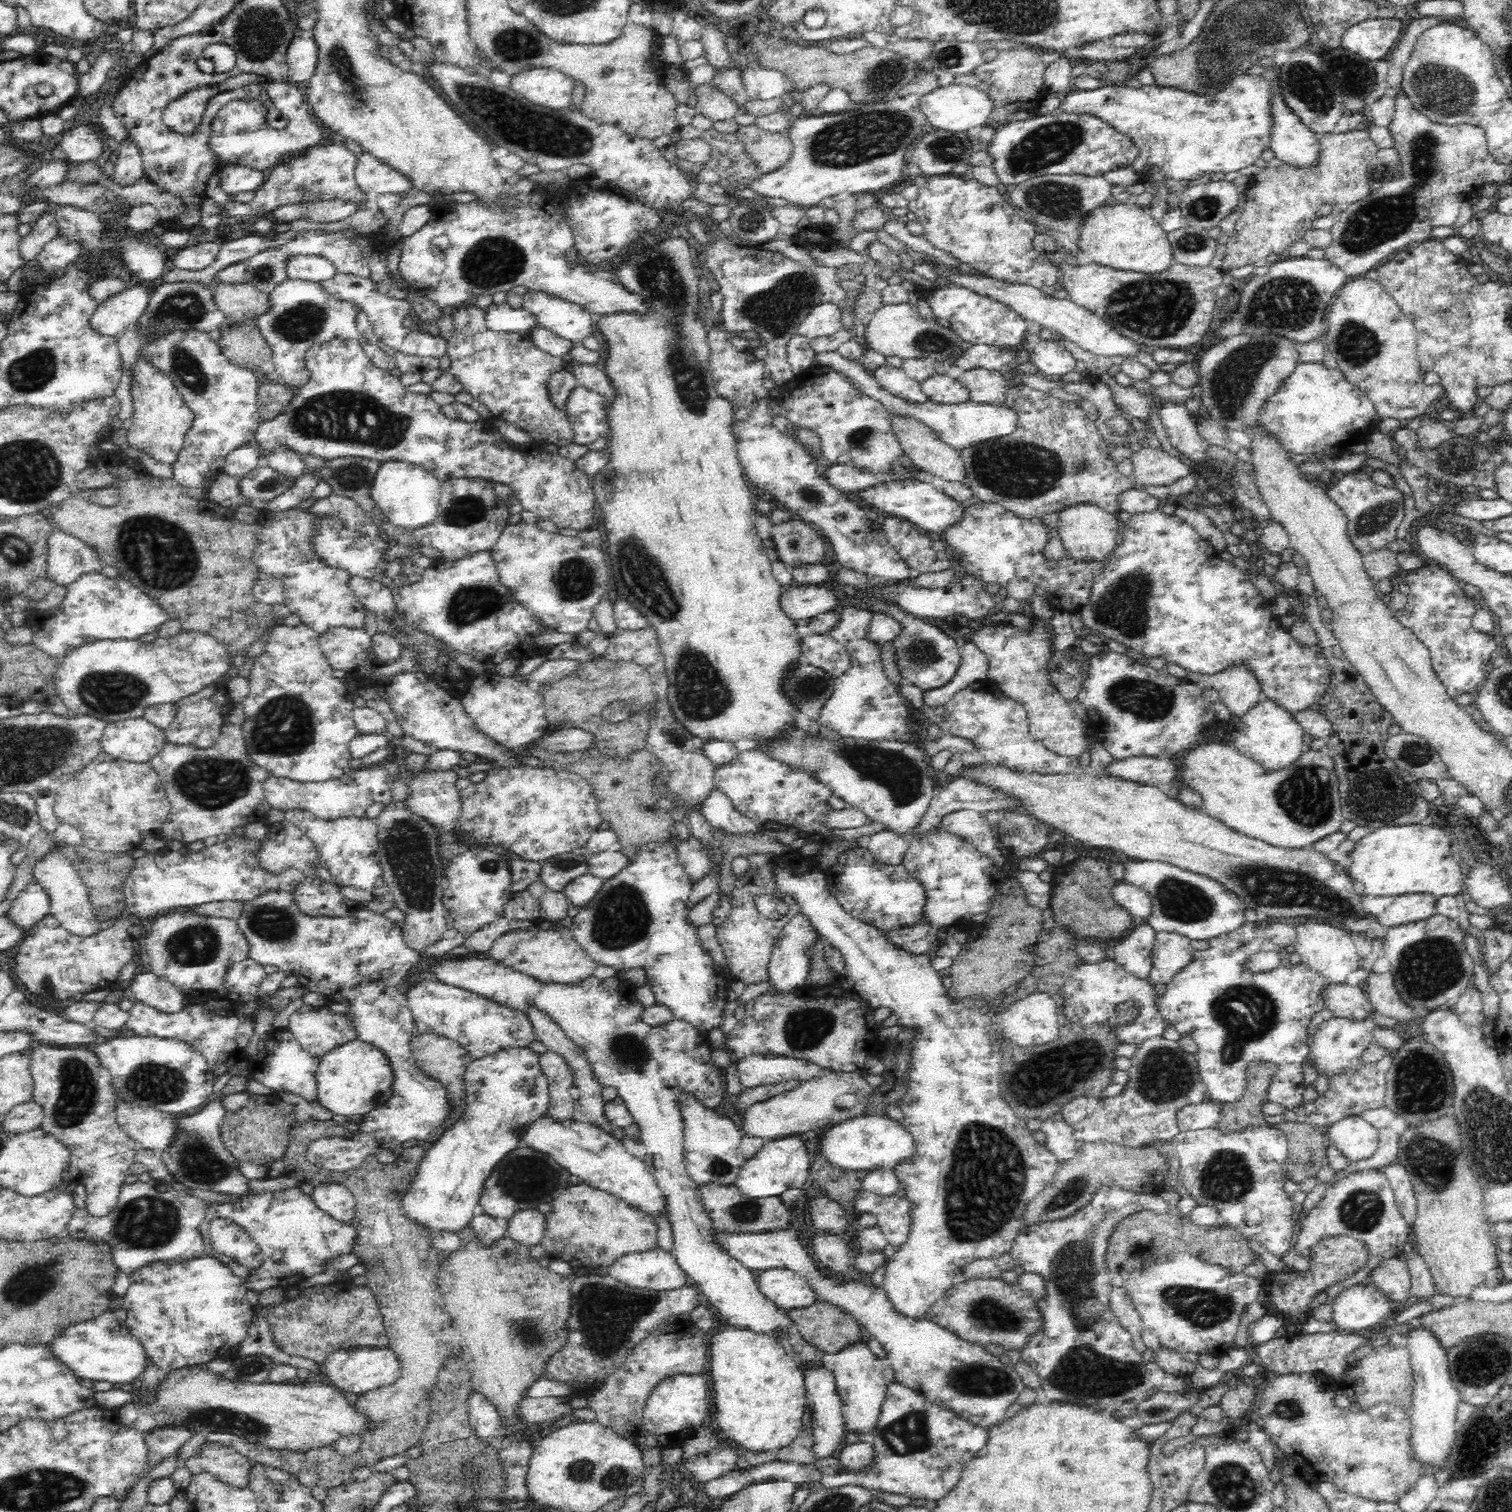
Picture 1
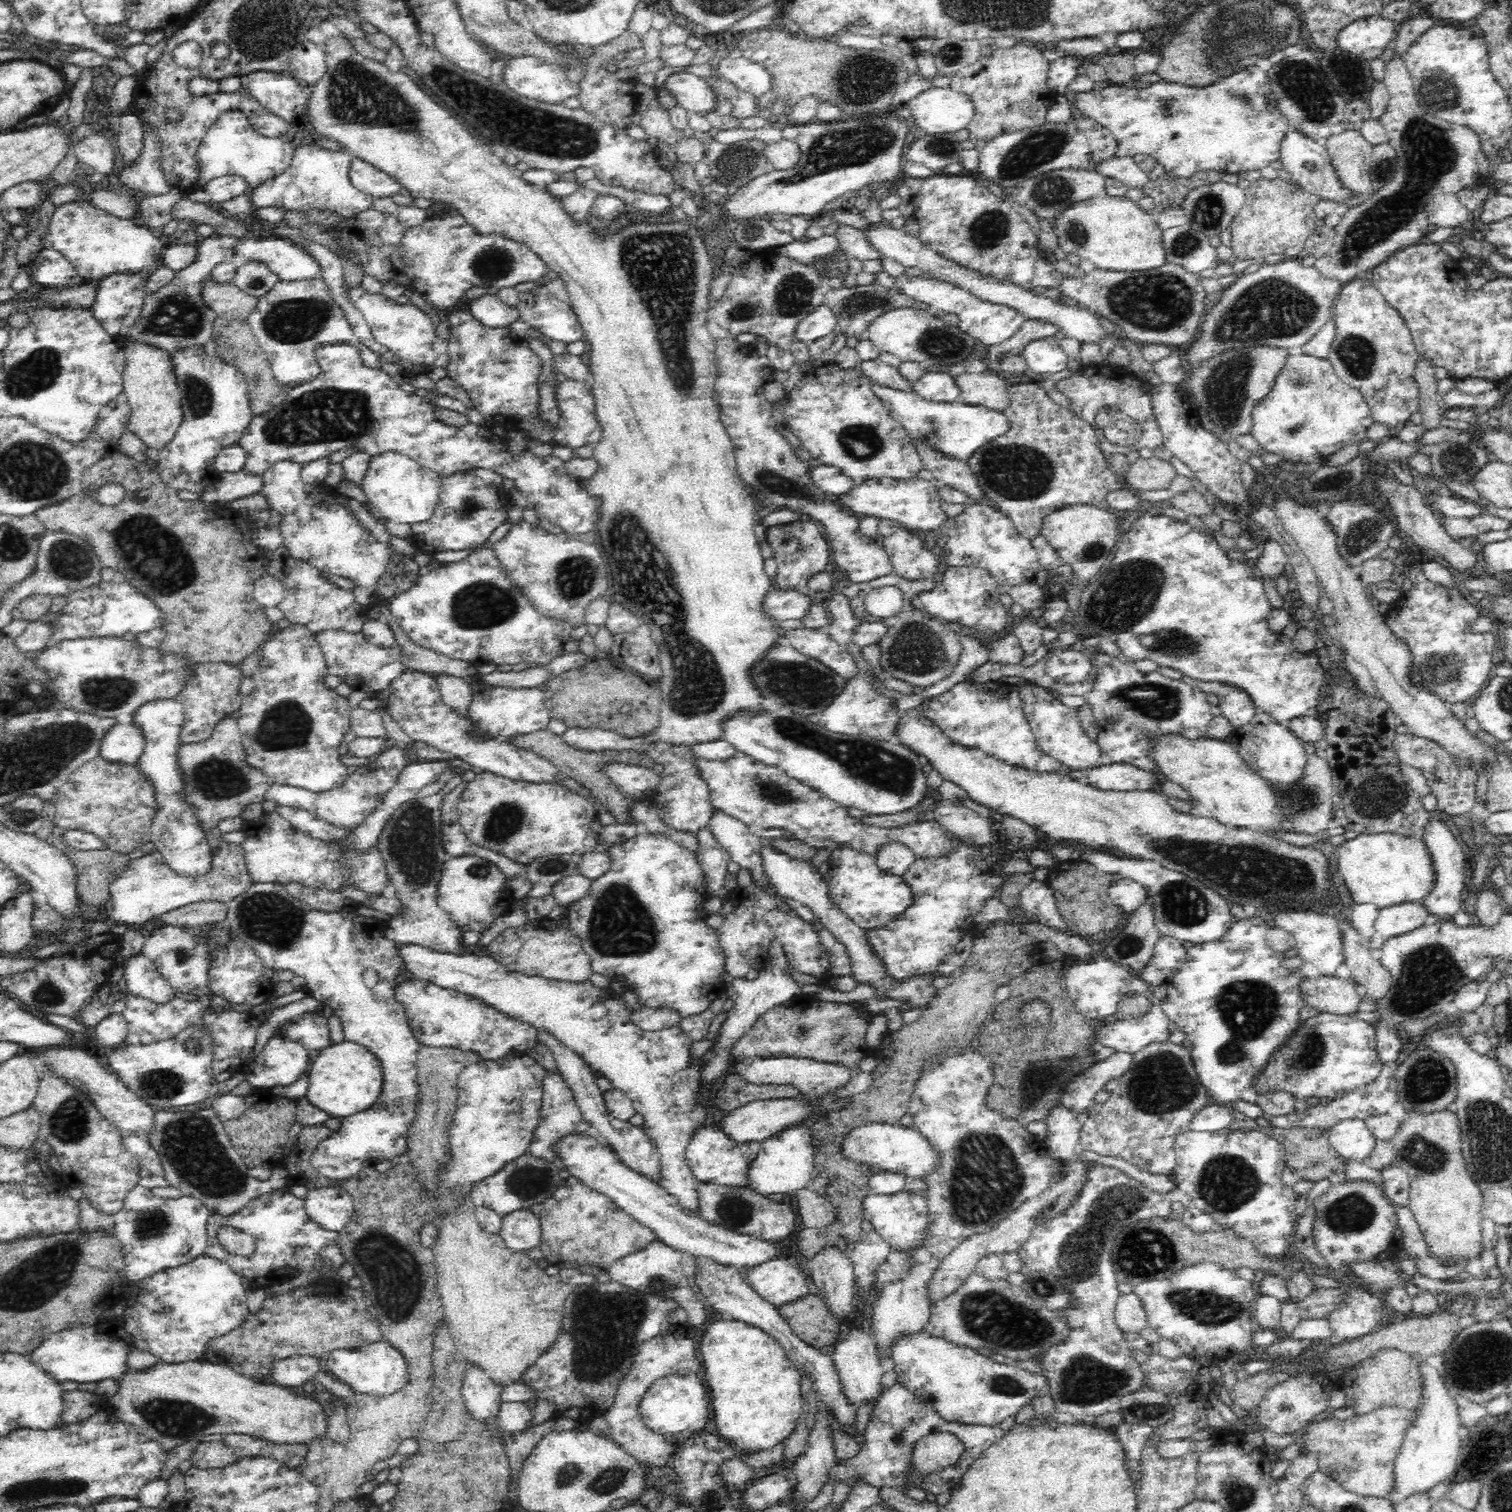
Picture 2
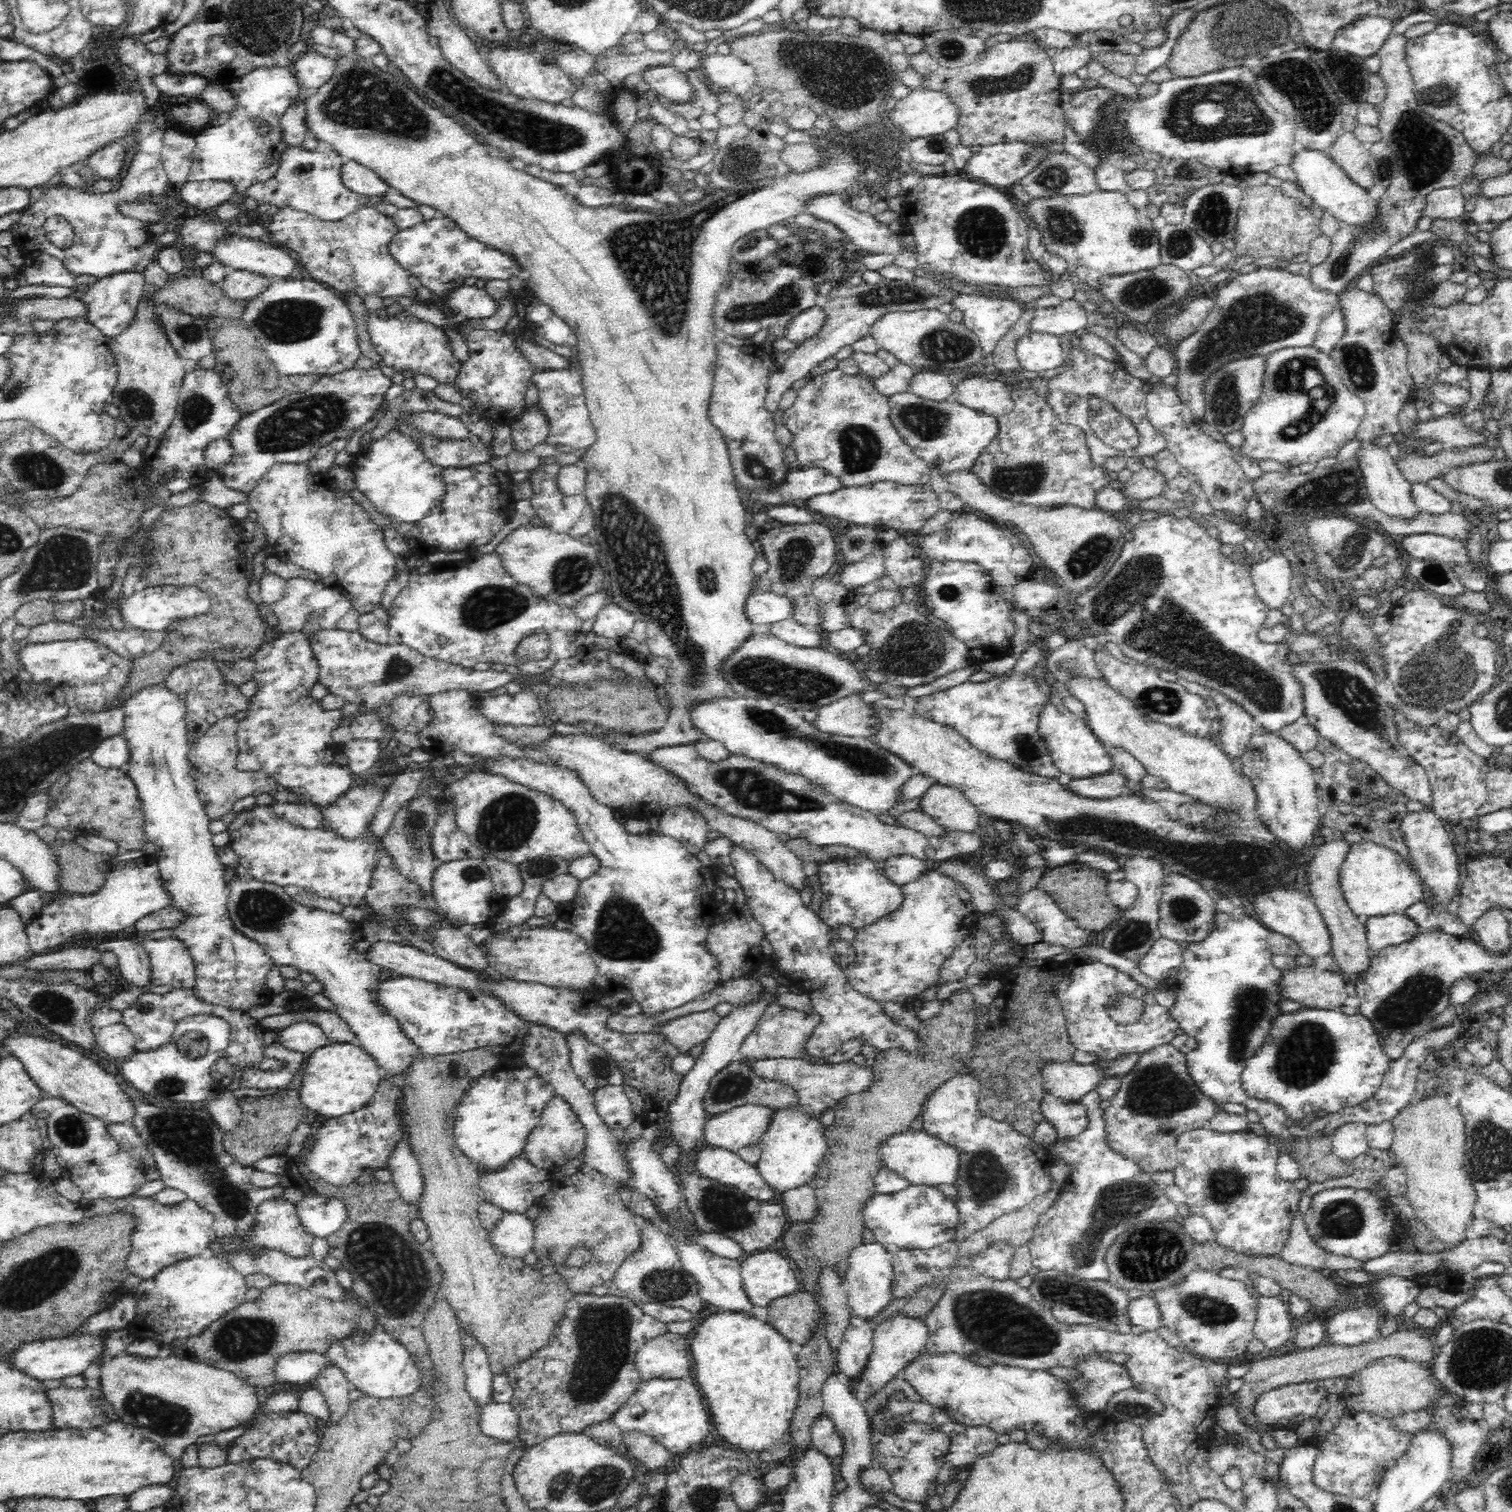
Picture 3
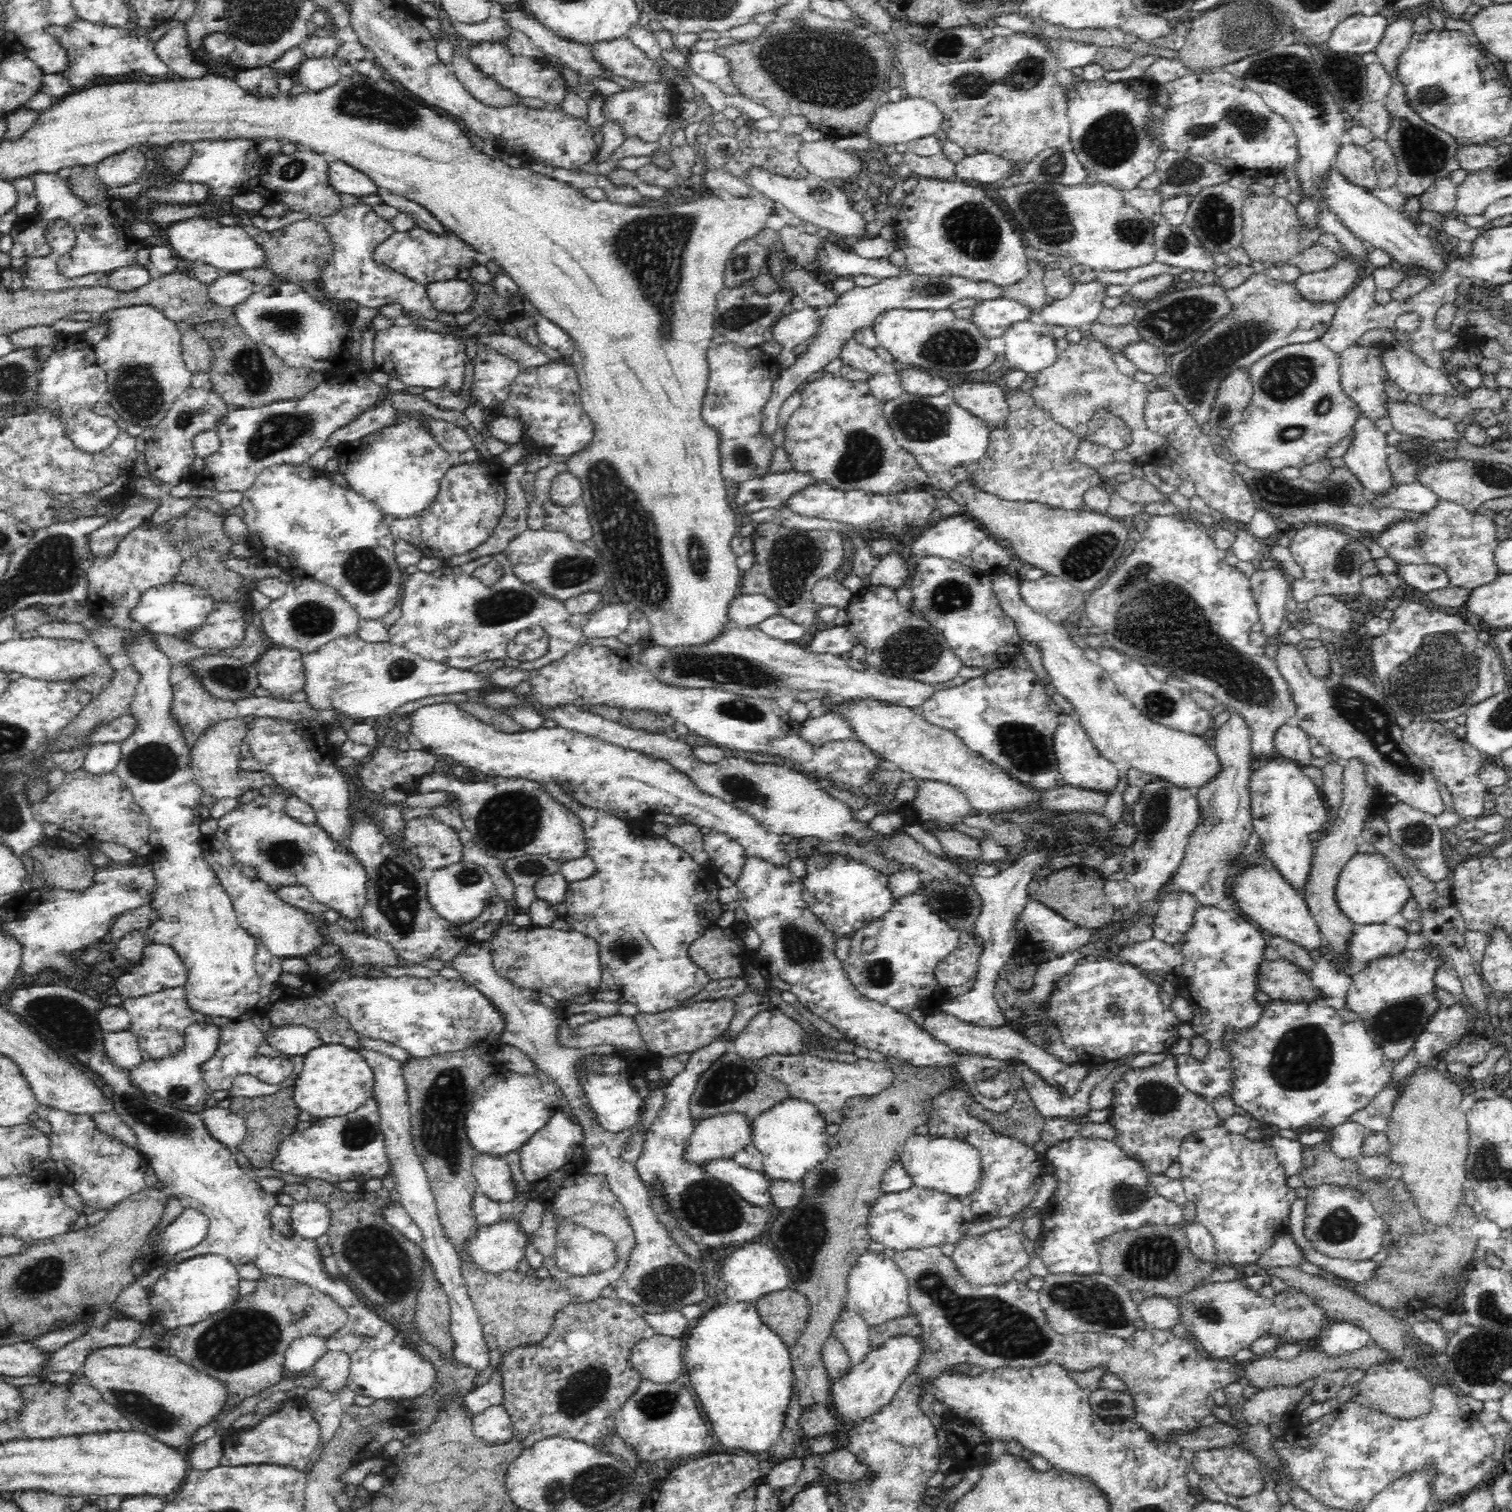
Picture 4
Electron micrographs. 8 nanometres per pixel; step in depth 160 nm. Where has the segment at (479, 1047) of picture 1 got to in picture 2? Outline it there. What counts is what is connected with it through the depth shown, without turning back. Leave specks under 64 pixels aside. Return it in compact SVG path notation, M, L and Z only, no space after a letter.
M417 979L400 983L394 996L404 1005L420 1045L450 1046L473 1051L480 1059L498 1060L506 1055L525 1053L538 1043L535 1026L516 1020L475 996Z

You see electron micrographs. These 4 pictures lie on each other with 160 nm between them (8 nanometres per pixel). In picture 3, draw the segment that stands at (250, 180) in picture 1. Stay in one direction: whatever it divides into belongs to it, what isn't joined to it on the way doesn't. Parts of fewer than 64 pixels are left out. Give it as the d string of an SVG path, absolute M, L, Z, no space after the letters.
M187 180L182 184L180 196L184 204L204 210L230 200L234 192L236 192L234 183L225 180L206 182L190 182Z

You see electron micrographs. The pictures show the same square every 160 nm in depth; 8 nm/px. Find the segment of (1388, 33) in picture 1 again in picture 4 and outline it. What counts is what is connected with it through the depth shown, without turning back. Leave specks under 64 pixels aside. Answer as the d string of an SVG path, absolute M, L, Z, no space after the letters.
M1356 14L1334 28L1326 46L1334 52L1354 52L1364 56L1376 50L1391 20L1379 14L1374 16Z

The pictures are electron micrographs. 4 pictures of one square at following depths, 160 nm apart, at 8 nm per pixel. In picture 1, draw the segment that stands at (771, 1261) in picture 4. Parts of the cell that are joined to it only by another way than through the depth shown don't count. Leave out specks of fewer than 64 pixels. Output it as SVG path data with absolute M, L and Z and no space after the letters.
M786 1268L761 1271L757 1281L762 1294L788 1312L809 1308L817 1301L810 1285L801 1276Z

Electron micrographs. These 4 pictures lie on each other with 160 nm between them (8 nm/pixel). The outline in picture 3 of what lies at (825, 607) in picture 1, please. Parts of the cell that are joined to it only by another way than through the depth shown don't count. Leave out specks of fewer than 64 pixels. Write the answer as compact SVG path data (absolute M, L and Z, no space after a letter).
M756 591L746 602L746 615L755 626L793 619L793 614L794 599L775 592Z

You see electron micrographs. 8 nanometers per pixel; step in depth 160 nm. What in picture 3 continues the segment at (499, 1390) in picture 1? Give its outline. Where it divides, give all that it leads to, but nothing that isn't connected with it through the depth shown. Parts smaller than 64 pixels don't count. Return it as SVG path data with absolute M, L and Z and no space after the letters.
M482 1048L445 1055L421 1053L408 1068L402 1087L405 1092L406 1141L417 1158L422 1175L422 1192L419 1194L421 1219L428 1227L428 1246L434 1253L443 1276L443 1299L454 1312L460 1331L466 1332L468 1337L472 1337L486 1351L491 1372L495 1376L507 1376L513 1366L528 1360L550 1343L558 1322L563 1319L566 1303L575 1294L561 1269L544 1276L537 1266L525 1264L520 1257L507 1257L494 1247L490 1231L482 1226L477 1211L481 1203L478 1202L480 1191L477 1188L481 1172L459 1151L453 1139L454 1110L458 1101L472 1079L500 1067L498 1060L498 1056Z

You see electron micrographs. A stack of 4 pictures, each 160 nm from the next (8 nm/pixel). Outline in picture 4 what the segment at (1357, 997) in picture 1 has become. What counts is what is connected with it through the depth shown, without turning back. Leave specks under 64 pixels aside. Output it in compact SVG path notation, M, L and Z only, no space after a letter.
M1282 958L1261 965L1258 988L1273 1000L1298 1004L1323 1002L1326 993L1314 984L1310 972Z

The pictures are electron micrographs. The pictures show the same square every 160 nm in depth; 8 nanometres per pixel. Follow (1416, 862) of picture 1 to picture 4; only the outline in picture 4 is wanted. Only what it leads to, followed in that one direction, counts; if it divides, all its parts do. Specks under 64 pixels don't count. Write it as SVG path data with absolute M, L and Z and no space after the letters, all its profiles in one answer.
M1372 852L1354 854L1339 875L1336 895L1342 911L1358 925L1387 923L1392 916L1401 914L1413 897L1402 874L1387 857Z

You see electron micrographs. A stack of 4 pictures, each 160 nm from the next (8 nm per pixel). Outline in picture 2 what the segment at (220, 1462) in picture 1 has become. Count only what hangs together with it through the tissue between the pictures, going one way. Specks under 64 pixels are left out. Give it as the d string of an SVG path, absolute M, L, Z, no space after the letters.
M201 1442L189 1459L194 1468L224 1468L239 1461L234 1452L224 1442Z

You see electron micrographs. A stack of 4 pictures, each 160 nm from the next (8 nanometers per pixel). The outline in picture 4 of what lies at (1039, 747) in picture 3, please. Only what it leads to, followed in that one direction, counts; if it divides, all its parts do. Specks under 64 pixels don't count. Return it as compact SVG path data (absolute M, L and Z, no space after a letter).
M1013 664L987 671L961 685L935 690L919 707L930 724L952 730L968 748L986 760L1004 767L1014 778L1046 790L1056 787L1056 779L1060 776L1053 751L1053 734L1058 726L1058 719L1050 704L1051 697L1046 694L1042 680L1032 669L1018 668Z

